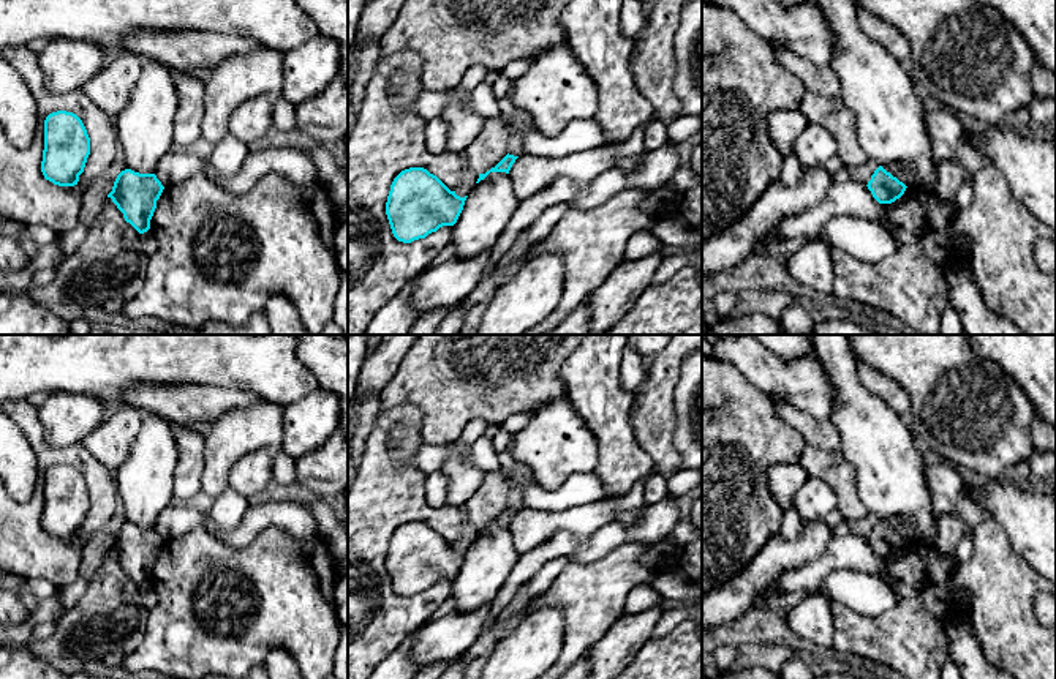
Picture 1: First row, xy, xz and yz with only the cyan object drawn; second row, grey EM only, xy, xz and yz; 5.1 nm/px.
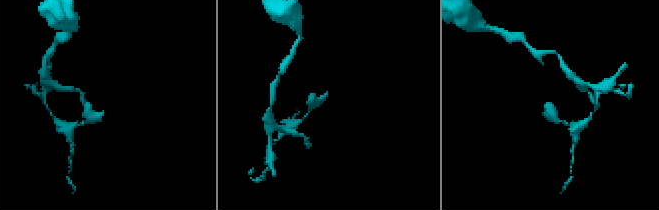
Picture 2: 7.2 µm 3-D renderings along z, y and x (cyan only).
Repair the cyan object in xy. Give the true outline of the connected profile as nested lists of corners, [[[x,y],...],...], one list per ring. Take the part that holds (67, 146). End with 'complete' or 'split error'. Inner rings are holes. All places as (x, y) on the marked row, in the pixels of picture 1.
[[[57,111],[44,120],[44,150],[41,172],[58,186],[74,186],[90,155],[90,137],[82,120]]]; complete

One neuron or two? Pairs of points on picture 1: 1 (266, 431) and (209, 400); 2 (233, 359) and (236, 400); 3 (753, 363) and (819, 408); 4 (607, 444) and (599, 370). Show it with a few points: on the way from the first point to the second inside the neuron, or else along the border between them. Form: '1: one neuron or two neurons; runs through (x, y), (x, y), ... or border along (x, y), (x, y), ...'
1: two neurons; border along (261, 400), (233, 408), (211, 423)
2: two neurons; border along (198, 382), (247, 389), (263, 400)
3: one neuron; runs through (769, 373), (792, 381), (803, 392)
4: one neuron; runs through (607, 425), (599, 389)

